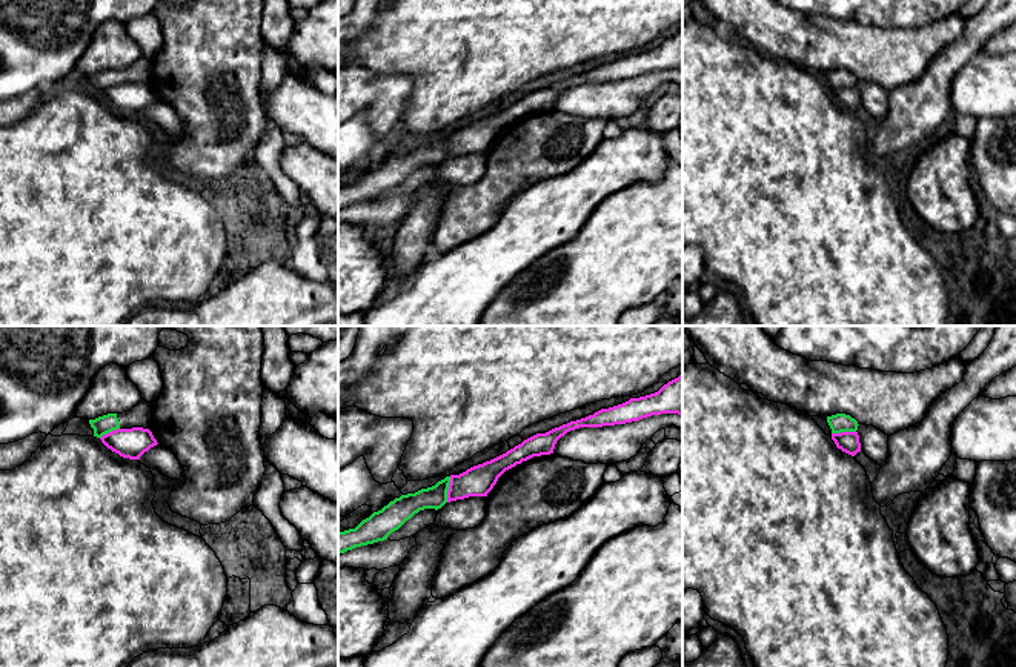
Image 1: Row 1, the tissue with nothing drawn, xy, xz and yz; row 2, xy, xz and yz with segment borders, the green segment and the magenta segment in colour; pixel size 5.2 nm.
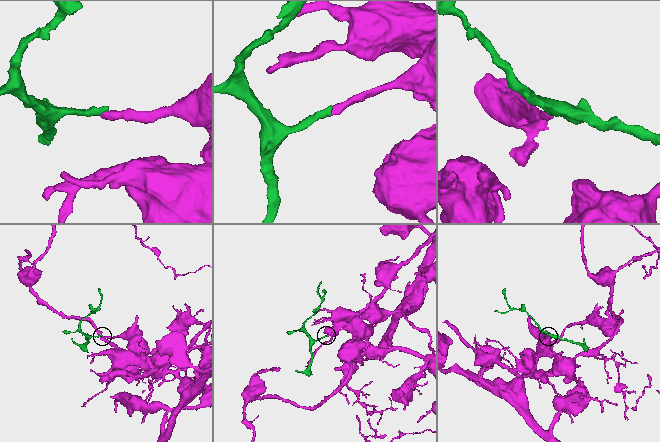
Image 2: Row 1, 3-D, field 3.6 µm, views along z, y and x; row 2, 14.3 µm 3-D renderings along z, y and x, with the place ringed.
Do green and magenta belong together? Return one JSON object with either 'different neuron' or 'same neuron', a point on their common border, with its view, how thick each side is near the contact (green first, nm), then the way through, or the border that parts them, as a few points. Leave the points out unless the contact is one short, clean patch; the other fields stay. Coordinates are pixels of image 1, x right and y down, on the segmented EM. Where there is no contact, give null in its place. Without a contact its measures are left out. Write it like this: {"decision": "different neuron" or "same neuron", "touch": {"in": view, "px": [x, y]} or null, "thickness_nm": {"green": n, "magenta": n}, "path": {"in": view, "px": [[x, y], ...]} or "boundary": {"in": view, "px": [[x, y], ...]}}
{"decision": "different neuron", "touch": {"in": "xz", "px": [448, 489]}, "thickness_nm": {"green": 120, "magenta": 160}, "boundary": {"in": "xz", "px": [[451, 477], [446, 501]]}}

